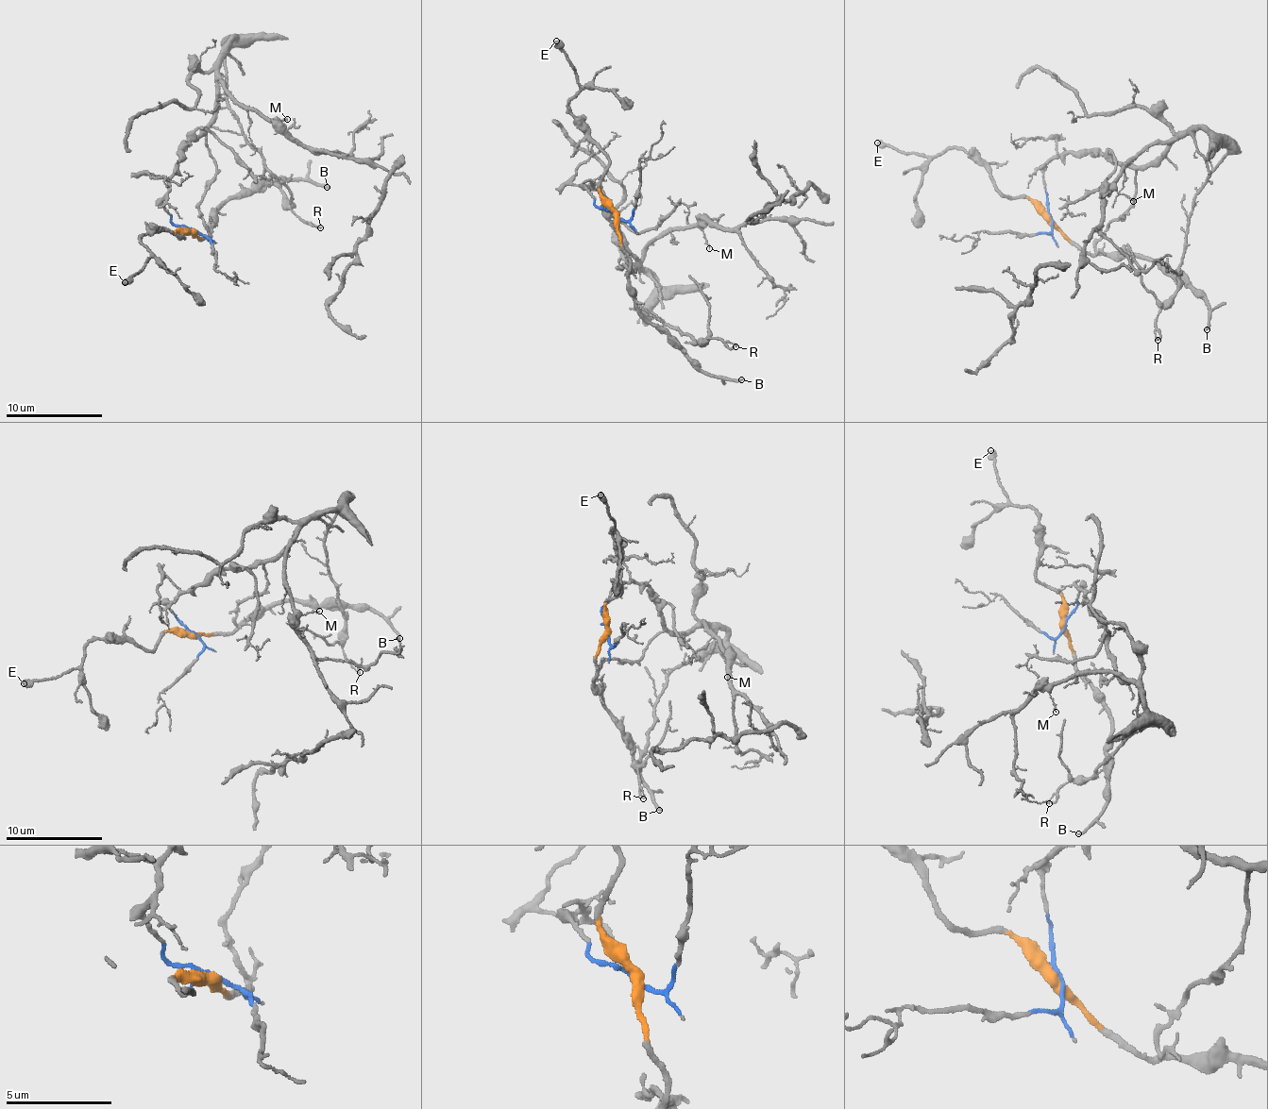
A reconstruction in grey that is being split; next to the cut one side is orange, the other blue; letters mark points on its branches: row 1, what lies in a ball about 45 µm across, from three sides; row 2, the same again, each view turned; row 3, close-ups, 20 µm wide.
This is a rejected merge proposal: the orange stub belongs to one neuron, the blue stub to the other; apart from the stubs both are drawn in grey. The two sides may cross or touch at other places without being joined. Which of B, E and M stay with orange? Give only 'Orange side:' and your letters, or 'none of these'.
Orange side: B, E

